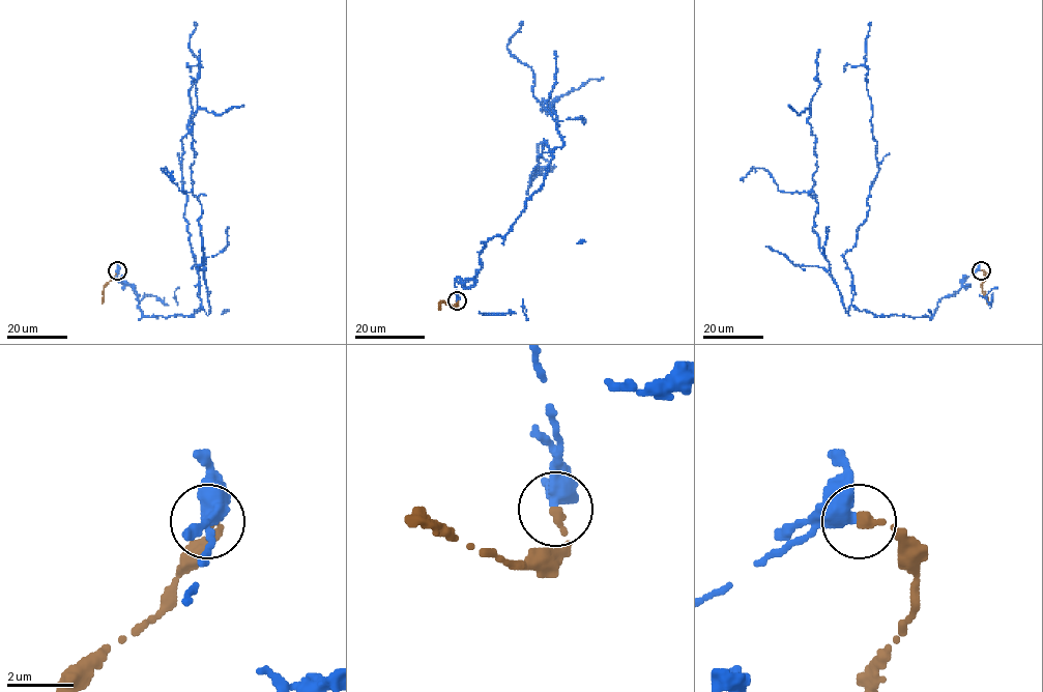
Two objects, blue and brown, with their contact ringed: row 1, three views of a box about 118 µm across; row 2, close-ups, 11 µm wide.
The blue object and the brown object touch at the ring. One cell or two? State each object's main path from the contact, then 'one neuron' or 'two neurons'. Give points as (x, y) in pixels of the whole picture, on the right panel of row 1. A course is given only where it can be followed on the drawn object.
blue via (980, 270), (930, 316), (874, 316), (851, 304), (844, 256), (878, 172), (869, 22) | brown via (980, 270), (985, 278), (982, 288), (986, 303) | two neurons

